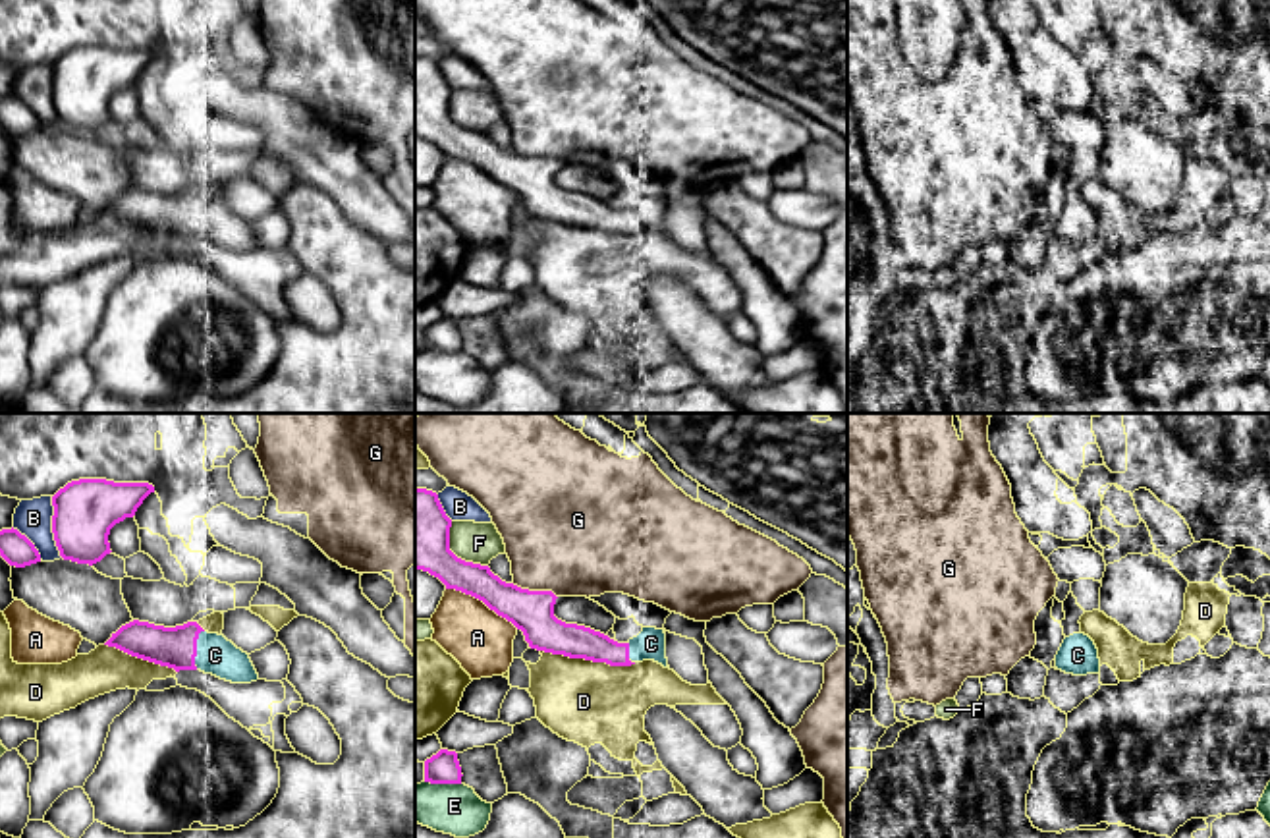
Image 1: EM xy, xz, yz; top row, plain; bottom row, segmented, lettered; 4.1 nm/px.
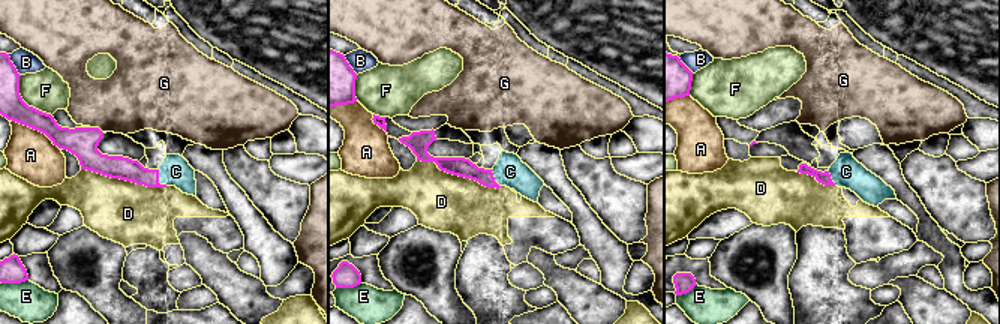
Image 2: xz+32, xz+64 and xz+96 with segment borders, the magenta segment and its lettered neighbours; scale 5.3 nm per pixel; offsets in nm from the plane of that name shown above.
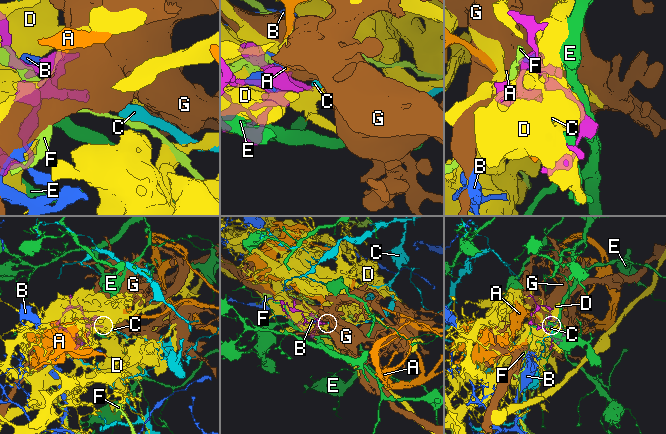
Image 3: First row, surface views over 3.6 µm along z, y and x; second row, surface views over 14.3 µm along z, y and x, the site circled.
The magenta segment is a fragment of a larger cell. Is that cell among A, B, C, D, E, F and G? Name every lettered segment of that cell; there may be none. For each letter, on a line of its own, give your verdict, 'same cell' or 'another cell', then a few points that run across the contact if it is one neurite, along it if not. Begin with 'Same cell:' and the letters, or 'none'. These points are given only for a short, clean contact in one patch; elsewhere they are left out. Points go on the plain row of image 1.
Same cell: C
A: another cell
B: another cell
C: same cell
D: another cell
E: another cell
F: another cell
G: another cell | xz (512, 151), (524, 157), (549, 157), (556, 165)

